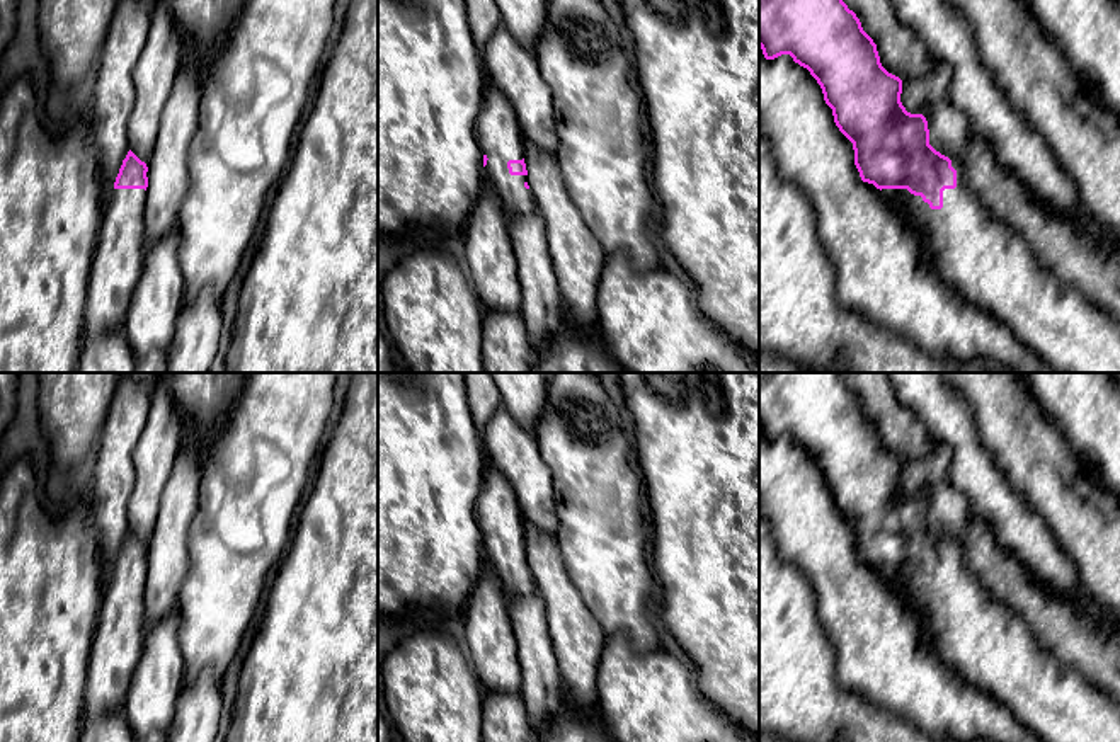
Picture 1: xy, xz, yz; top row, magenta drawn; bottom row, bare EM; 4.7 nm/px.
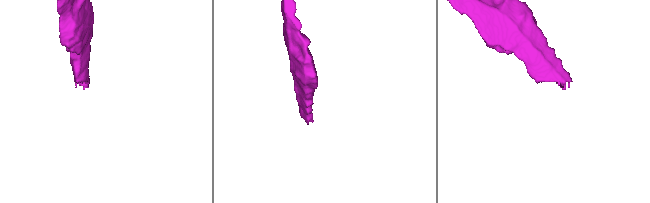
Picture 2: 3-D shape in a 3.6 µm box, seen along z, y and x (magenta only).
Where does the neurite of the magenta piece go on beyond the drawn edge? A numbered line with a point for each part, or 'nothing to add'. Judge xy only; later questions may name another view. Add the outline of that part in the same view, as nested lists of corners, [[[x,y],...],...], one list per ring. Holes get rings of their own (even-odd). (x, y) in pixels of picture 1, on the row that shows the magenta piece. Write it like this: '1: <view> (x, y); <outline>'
1: xy (116, 268); [[[114,189],[104,201],[85,298],[85,337],[123,328],[146,254],[145,213],[145,189]]]

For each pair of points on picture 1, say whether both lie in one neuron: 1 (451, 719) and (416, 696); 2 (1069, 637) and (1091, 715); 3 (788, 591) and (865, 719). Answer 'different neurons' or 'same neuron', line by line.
1: same neuron
2: different neurons
3: same neuron

